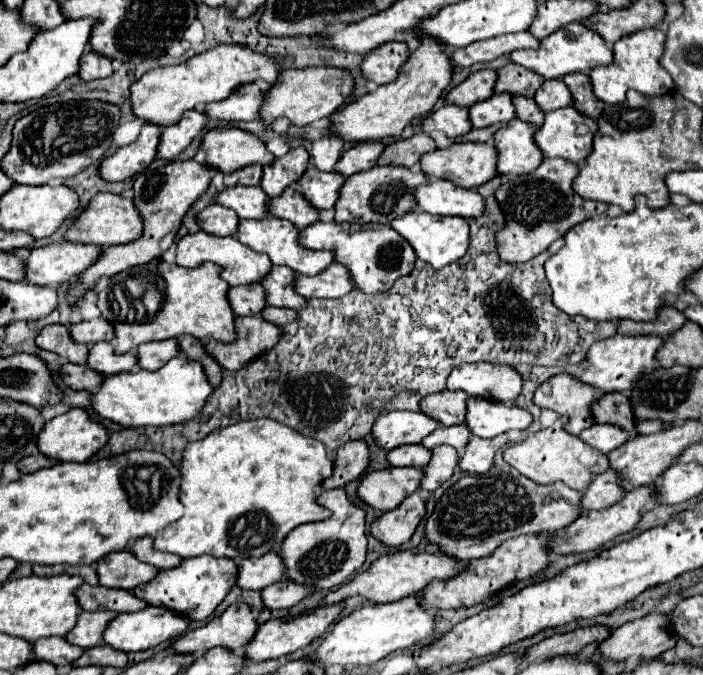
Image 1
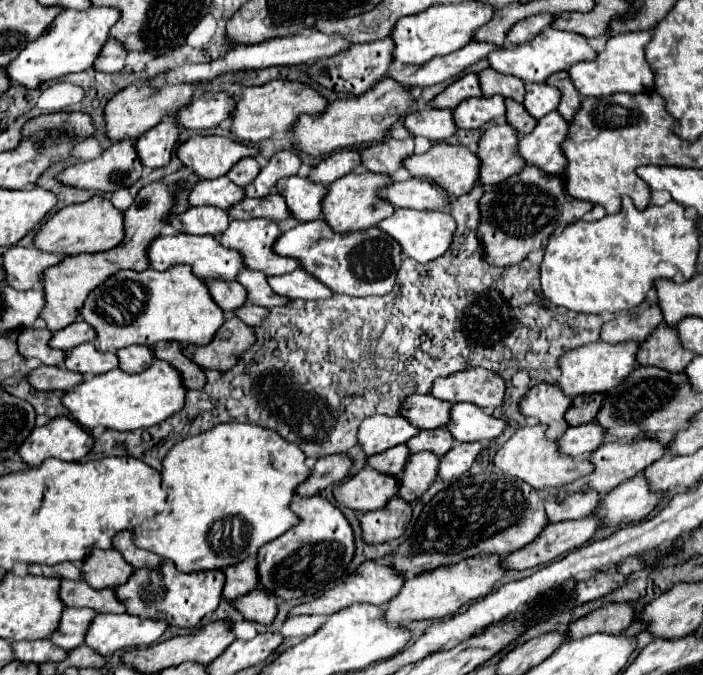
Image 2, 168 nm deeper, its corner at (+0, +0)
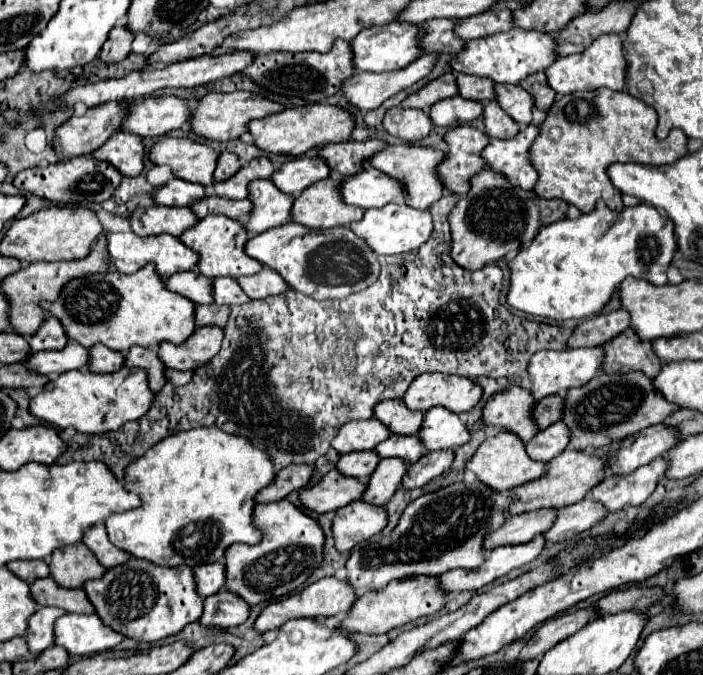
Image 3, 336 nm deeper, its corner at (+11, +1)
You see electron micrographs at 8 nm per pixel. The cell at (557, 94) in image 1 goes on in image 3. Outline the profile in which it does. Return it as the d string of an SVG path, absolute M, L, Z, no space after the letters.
M496 85L496 101L520 125L532 121L532 95L528 95L520 85Z

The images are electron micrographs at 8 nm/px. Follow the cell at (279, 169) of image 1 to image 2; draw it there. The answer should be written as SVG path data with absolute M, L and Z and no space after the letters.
M291 150L273 154L269 158L269 162L261 168L259 176L245 188L245 194L251 196L251 198L267 196L277 180L287 178L287 176L295 176L297 170L299 170L299 166L301 166L301 160Z

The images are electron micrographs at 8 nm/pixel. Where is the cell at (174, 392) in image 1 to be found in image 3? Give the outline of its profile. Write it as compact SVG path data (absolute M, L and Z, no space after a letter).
M122 367L116 373L92 373L86 369L62 373L30 401L32 415L40 417L52 427L74 427L78 433L116 431L128 421L138 421L152 407L154 393L148 387L148 373L138 367Z

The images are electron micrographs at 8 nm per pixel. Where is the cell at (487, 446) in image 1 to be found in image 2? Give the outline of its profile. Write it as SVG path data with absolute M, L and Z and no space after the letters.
M453 444L453 448L441 458L437 476L441 480L453 480L465 474L485 444Z

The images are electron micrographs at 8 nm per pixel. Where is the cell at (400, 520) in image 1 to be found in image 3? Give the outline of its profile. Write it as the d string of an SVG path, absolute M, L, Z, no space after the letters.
M362 499L336 511L334 537L338 551L350 551L360 541L366 541L380 533L388 525L388 513L384 507L364 503Z

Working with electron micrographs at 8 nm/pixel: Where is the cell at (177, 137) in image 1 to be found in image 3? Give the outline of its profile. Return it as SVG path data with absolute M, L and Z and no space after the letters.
M126 131L114 133L92 157L112 163L122 175L136 177L144 169L144 139Z

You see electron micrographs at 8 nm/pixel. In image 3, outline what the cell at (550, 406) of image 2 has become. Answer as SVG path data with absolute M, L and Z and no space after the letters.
M508 387L506 391L498 391L484 407L484 421L488 425L502 427L506 431L516 433L522 441L536 437L536 423L528 419L528 407L532 407L536 399L528 395L524 387Z

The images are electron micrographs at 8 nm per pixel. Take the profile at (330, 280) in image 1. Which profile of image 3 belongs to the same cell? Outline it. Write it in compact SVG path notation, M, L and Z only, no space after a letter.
M264 267L264 271L256 273L256 275L248 275L248 277L240 277L240 287L246 291L248 297L252 299L266 299L268 295L280 295L280 293L288 293L292 287L288 287L286 283L282 283L280 275L276 275L276 271Z

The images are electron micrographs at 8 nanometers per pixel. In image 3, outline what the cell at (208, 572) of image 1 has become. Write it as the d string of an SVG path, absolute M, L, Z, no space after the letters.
M132 557L130 561L112 567L102 579L88 581L84 591L96 607L96 613L104 625L114 631L136 639L154 643L164 637L176 635L184 625L198 621L202 615L202 597L196 595L196 583L192 583L192 567L160 567L146 559Z

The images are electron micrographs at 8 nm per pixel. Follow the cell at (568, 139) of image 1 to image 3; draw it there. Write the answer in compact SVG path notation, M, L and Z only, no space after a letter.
M528 125L512 139L492 139L484 149L488 169L504 173L512 185L518 185L522 189L534 189L538 181L538 171L528 159L528 147L532 147L532 141L538 133L538 125Z

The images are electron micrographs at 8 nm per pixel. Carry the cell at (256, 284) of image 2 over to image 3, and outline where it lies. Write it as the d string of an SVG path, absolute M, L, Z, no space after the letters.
M232 277L214 279L214 303L216 305L240 305L248 303L248 295L240 289L240 283Z

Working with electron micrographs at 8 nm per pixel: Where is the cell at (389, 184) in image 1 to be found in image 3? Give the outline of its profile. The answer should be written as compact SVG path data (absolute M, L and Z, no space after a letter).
M326 177L304 189L294 201L292 219L308 229L330 229L360 221L364 209L344 203L340 191L336 191L336 183L340 183L340 179Z

